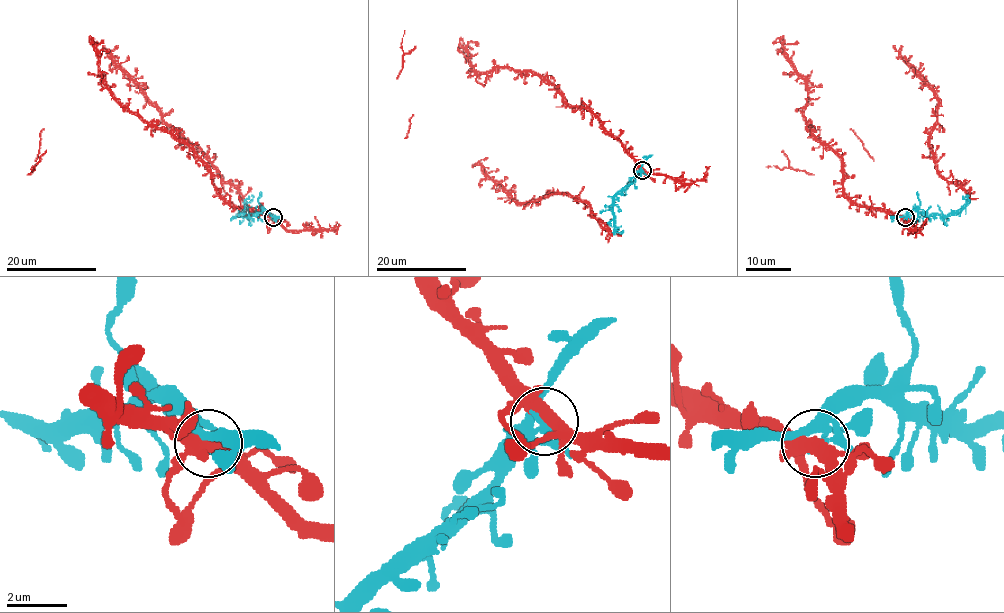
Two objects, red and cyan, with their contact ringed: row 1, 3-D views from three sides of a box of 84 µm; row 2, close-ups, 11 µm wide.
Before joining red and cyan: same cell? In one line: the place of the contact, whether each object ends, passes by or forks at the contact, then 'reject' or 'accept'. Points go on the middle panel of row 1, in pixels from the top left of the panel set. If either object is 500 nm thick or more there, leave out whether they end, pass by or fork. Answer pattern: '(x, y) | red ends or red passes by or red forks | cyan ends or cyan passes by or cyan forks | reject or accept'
(642, 170) | red forks | cyan forks | accept

